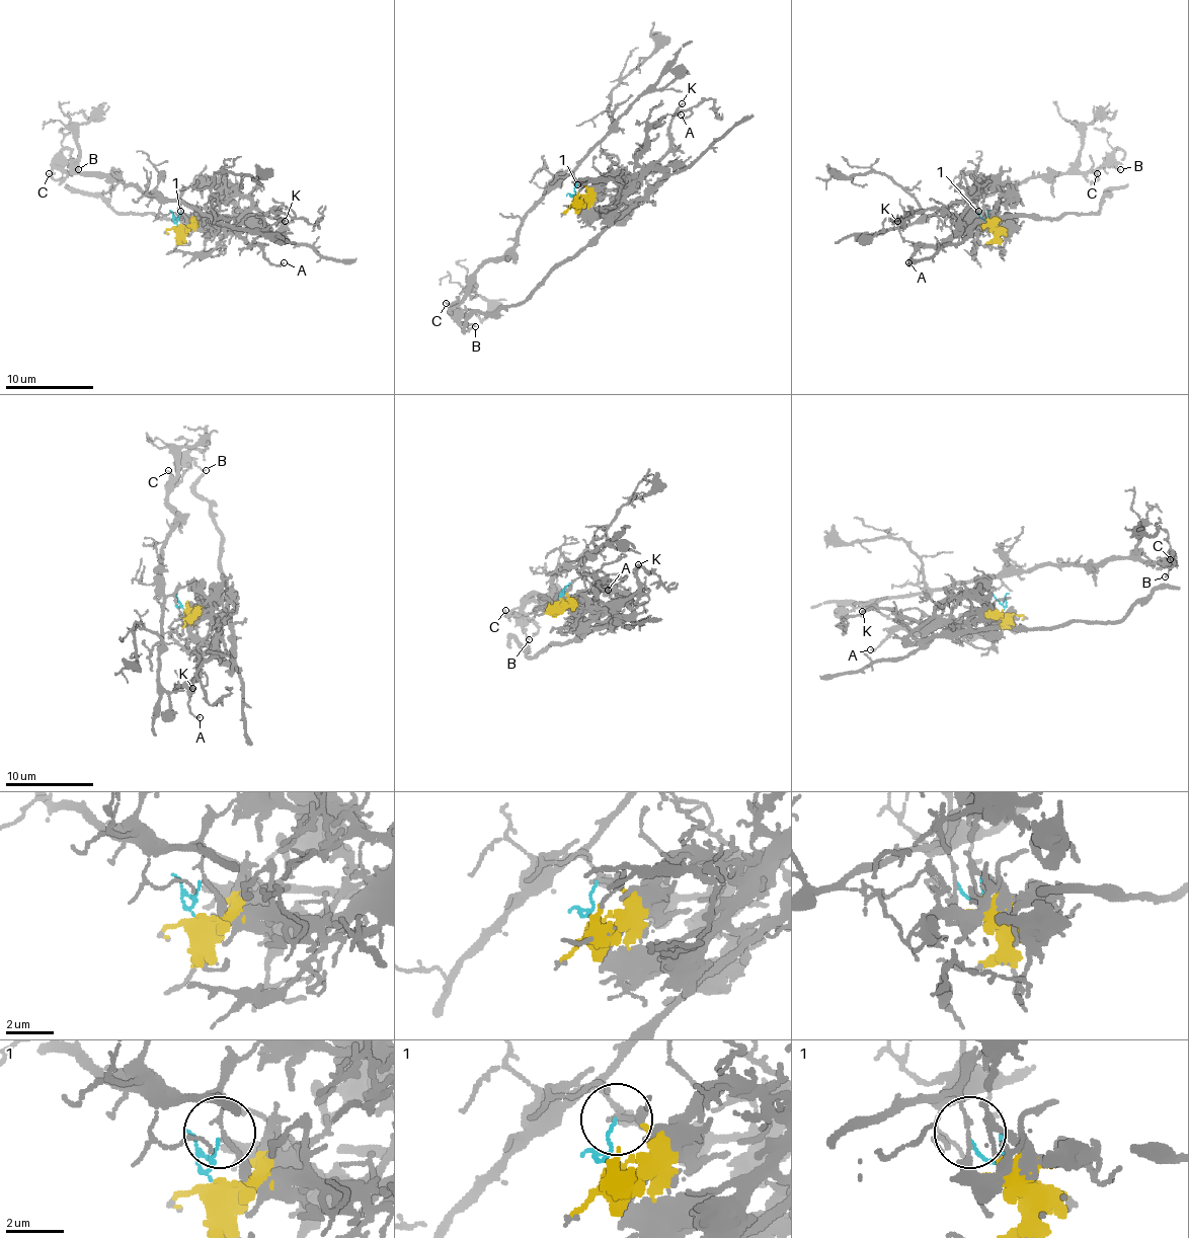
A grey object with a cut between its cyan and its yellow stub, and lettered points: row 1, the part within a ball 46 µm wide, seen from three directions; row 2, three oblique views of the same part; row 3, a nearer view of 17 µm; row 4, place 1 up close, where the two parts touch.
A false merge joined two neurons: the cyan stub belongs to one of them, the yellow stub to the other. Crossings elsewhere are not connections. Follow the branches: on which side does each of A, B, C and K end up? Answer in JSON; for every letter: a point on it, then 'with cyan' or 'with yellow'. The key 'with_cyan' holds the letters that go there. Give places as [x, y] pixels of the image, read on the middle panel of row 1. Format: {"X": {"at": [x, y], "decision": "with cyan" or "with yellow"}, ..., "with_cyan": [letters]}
{"A": {"at": [681, 114], "decision": "with yellow"}, "B": {"at": [475, 326], "decision": "with cyan"}, "C": {"at": [446, 303], "decision": "with cyan"}, "K": {"at": [682, 103], "decision": "with yellow"}, "with_cyan": ["B", "C"]}

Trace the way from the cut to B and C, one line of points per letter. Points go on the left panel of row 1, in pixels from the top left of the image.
B: (177, 226), (182, 202), (145, 196), (121, 177), (75, 173), (66, 169), (66, 164), (79, 169)
C: (177, 226), (182, 202), (145, 196), (121, 177), (70, 173), (59, 182), (49, 173)

